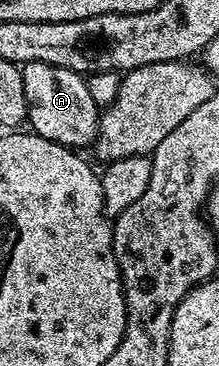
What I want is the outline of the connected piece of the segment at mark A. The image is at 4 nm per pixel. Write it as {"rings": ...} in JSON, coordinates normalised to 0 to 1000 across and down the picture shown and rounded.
{"rings":[[[110,169],[96,189],[137,352],[205,383],[242,383],[283,399],[411,402],[452,352],[461,295],[425,284],[425,262],[406,262],[397,213],[315,186],[260,186],[242,175],[183,169]]]}

